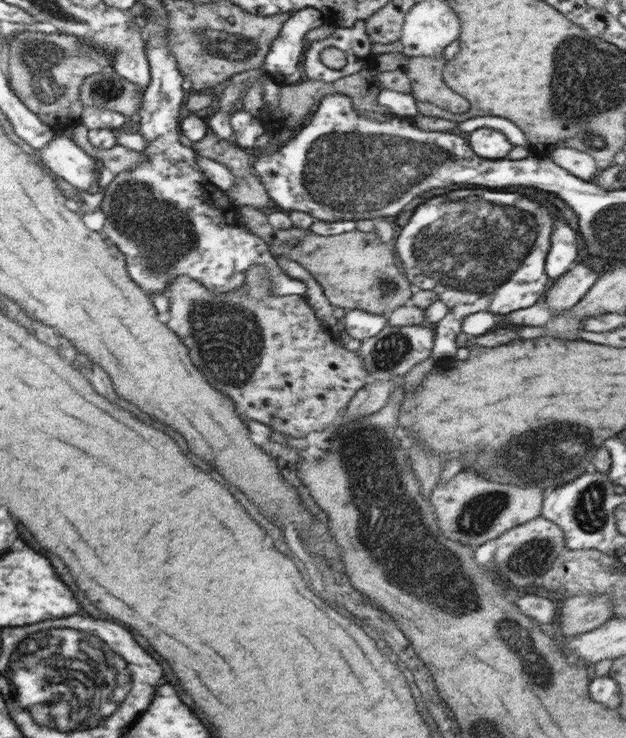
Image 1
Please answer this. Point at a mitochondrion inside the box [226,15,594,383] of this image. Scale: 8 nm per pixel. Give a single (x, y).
(344, 172)

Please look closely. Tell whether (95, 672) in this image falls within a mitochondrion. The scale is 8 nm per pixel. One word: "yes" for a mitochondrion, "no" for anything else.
yes

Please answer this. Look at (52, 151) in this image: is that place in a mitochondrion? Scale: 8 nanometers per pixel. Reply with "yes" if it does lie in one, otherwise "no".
no

